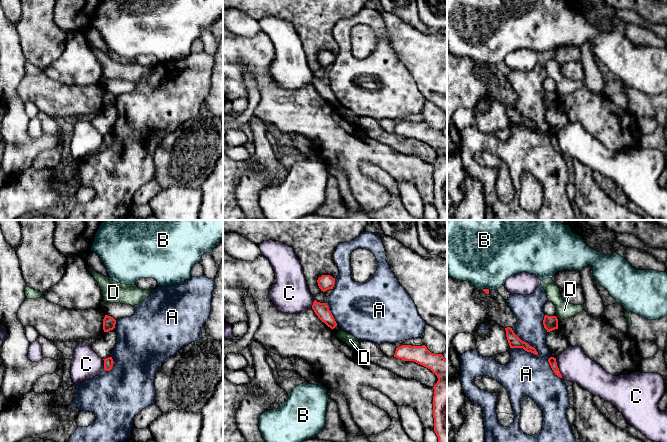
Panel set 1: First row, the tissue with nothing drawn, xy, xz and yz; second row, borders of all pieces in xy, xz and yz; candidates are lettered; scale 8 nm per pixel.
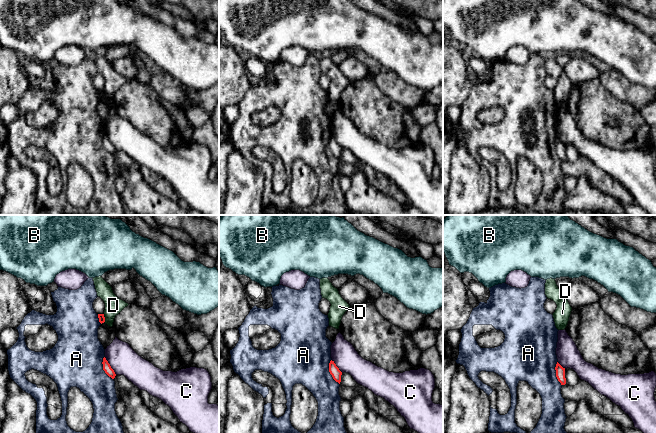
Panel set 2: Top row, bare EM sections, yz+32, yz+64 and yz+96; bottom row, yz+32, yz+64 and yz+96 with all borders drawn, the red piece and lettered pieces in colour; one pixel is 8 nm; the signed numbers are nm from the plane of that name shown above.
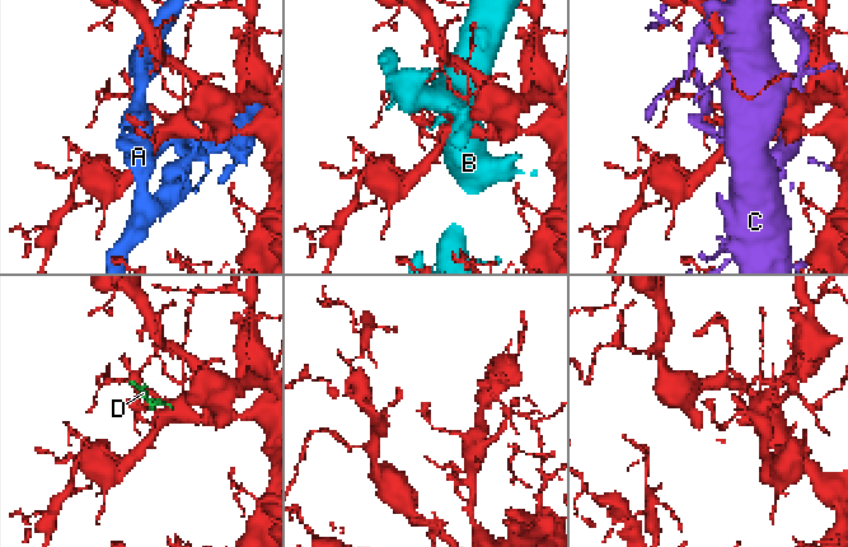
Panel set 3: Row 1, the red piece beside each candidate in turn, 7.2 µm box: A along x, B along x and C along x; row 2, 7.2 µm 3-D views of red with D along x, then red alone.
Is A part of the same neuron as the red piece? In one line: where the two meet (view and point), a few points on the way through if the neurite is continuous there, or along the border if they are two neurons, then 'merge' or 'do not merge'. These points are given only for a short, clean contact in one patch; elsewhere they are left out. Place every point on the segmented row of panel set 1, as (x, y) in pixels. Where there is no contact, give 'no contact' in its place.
yz (525, 342) | do not merge

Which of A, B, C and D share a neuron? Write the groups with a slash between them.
A / B / C / D

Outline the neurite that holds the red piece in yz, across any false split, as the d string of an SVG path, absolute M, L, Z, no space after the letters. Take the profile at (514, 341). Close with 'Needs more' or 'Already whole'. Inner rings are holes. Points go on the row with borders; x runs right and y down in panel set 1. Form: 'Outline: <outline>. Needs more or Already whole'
Outline: M507 327L506 330L506 337L509 343L510 348L523 348L527 352L531 352L535 355L538 355L536 349L530 346L528 343L522 341L512 330L512 328Z. Already whole

